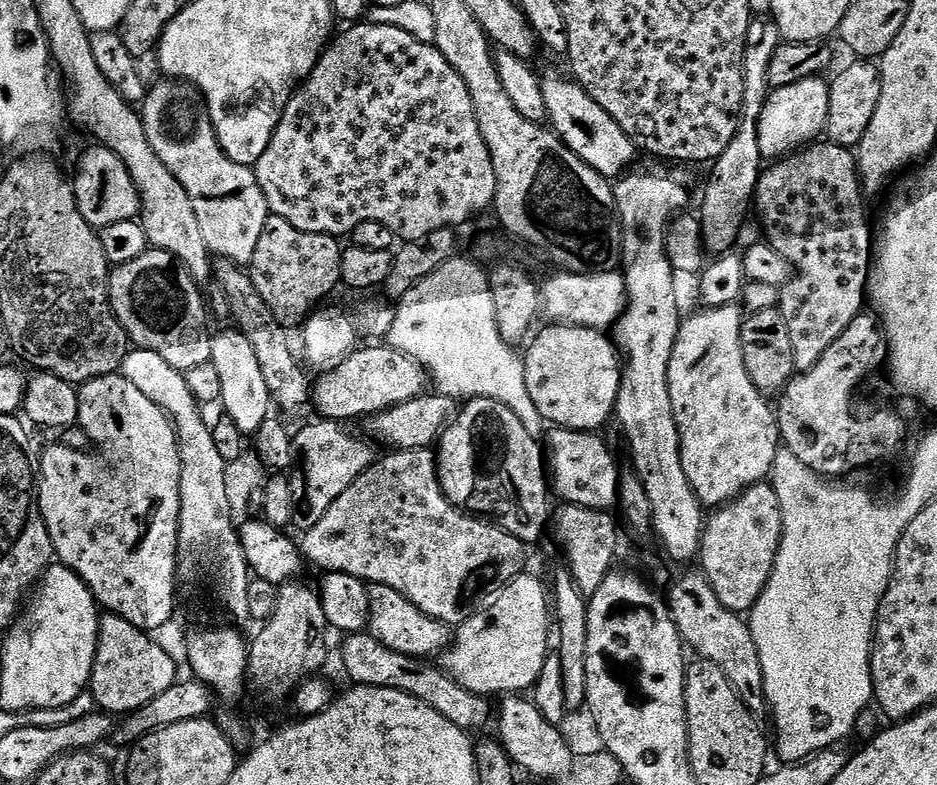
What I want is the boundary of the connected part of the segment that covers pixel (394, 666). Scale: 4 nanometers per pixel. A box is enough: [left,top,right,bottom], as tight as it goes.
[339,630,492,730]

